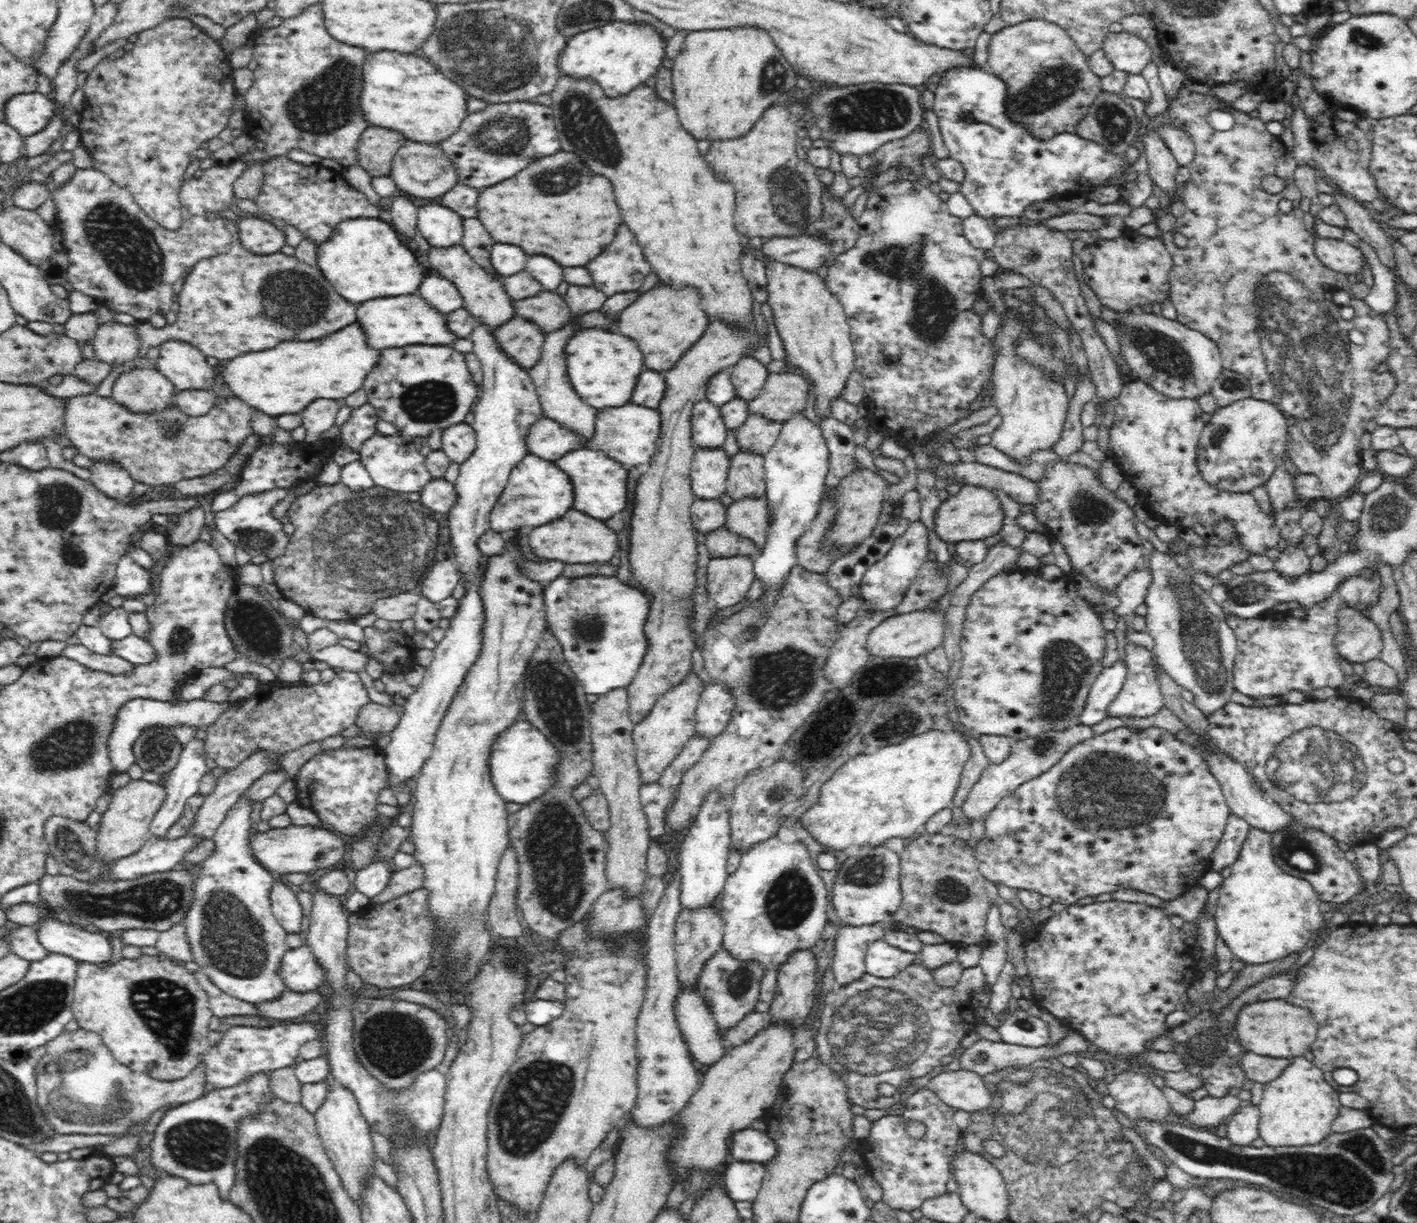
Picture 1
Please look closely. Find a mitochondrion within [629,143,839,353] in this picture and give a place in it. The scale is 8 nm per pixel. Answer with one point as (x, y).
(791, 201)

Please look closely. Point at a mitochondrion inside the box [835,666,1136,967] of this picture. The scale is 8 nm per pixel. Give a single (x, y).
(869, 870)

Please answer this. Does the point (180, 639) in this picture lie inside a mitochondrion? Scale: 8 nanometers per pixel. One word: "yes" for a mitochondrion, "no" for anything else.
yes

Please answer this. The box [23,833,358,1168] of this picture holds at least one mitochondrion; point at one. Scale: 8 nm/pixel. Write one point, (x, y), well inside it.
(85, 1092)

